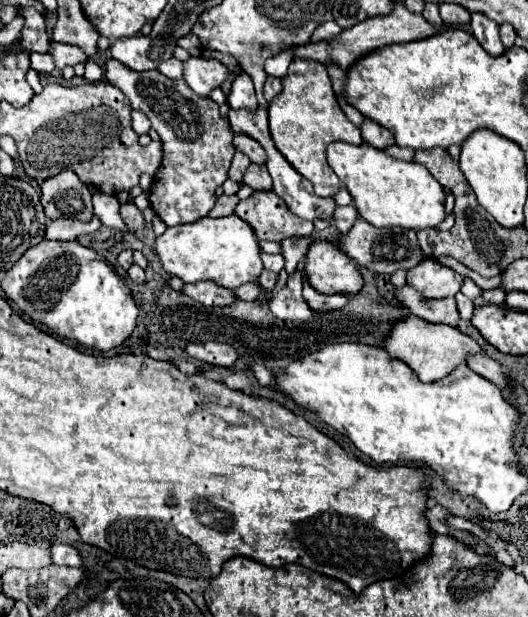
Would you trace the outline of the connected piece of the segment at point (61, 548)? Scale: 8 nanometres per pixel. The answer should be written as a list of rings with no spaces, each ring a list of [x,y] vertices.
[[[53,545],[53,563],[55,565],[69,565],[69,567],[81,567],[83,565],[83,557],[79,553],[79,549],[71,547],[71,545]]]

